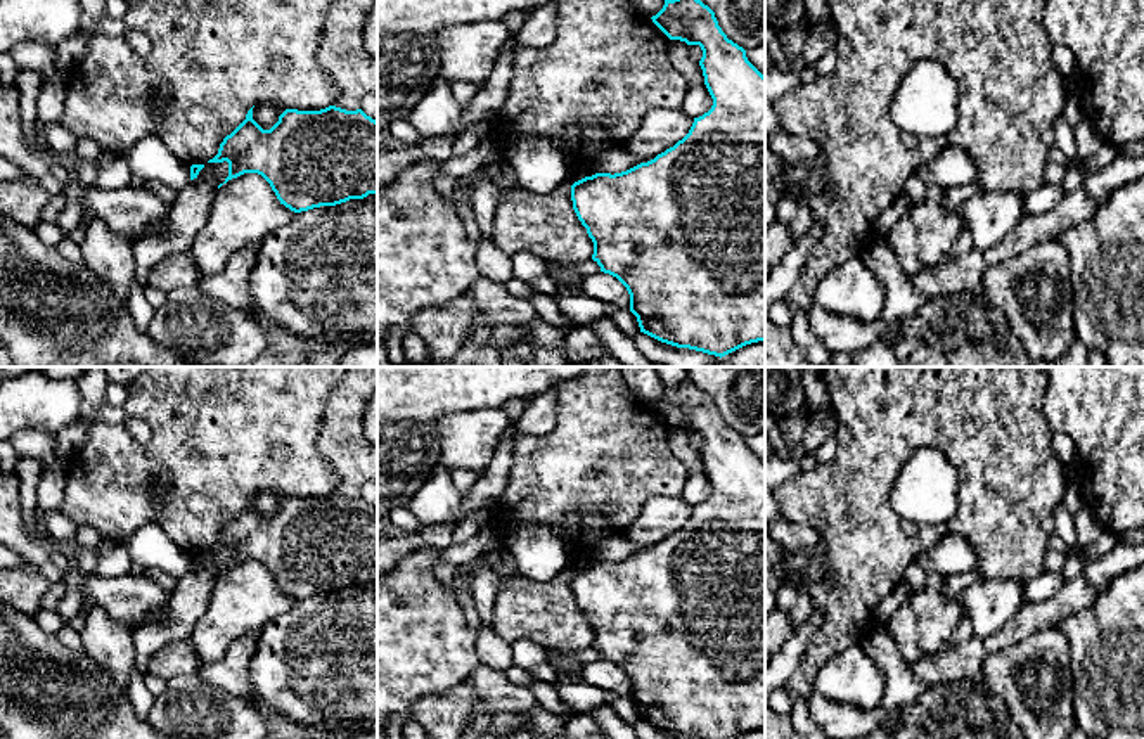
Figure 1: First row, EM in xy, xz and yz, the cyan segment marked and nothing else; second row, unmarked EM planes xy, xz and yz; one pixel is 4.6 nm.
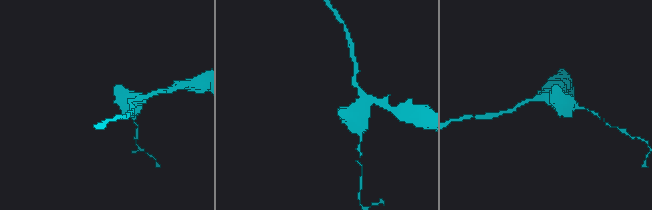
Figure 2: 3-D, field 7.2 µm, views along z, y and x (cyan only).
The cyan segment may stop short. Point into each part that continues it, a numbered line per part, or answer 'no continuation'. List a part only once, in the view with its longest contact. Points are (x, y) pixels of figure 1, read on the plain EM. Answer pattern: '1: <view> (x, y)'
no continuation

